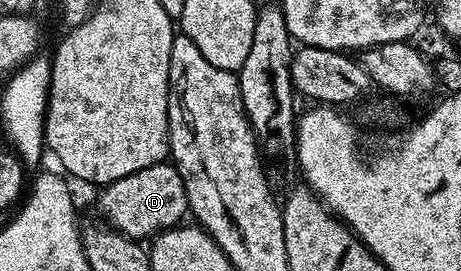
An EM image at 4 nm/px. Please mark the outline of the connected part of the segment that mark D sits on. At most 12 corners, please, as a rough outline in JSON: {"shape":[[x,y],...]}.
{"shape":[[153,164],[105,185],[101,219],[139,242],[188,216],[184,178]]}

